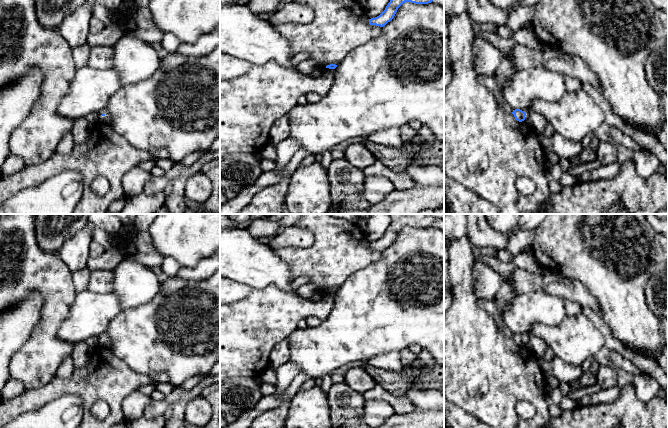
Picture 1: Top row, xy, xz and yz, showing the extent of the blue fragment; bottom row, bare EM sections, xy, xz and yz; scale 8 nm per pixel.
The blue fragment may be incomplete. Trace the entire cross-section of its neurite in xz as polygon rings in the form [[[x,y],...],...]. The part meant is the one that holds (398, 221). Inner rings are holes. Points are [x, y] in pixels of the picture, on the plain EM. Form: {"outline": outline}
{"outline": [[[388,214],[391,218],[391,224],[385,234],[377,241],[369,243],[370,249],[383,251],[390,246],[398,232],[405,226],[415,228],[428,228],[433,225],[437,219],[444,219],[444,214]]]}

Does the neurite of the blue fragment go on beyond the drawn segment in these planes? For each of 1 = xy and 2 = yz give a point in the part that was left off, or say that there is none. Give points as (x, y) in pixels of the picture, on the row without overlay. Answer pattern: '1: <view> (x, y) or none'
1: none
2: none

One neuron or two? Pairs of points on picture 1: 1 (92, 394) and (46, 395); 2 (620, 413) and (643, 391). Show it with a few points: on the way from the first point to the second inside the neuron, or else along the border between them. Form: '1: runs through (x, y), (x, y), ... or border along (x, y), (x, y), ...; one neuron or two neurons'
1: runs through (81, 388), (57, 388); one neuron
2: border along (632, 383), (635, 394), (643, 401), (657, 396); two neurons

